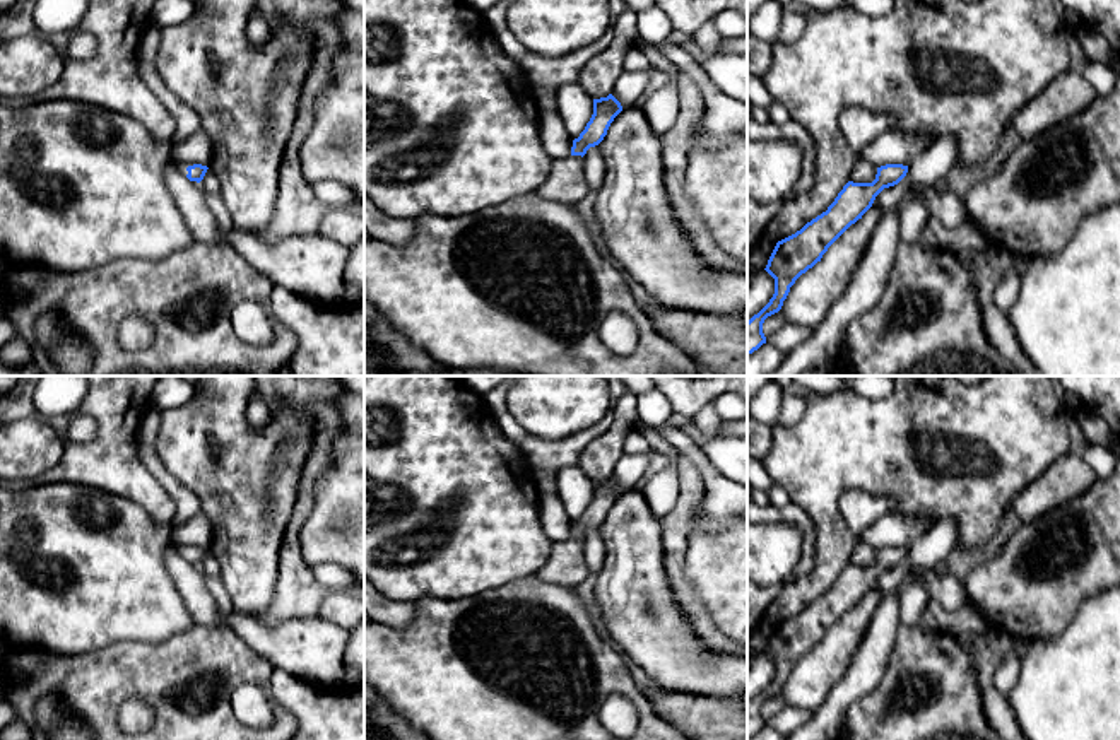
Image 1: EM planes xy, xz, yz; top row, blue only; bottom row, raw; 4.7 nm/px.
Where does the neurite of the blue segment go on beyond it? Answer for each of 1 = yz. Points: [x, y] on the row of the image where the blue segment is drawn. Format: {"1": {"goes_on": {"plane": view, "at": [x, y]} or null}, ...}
{"1": {"goes_on": null}}

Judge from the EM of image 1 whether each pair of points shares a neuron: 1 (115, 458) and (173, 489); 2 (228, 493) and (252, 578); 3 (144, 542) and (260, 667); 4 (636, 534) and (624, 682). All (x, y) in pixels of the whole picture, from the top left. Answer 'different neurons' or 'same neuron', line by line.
1: different neurons
2: same neuron
3: different neurons
4: different neurons

